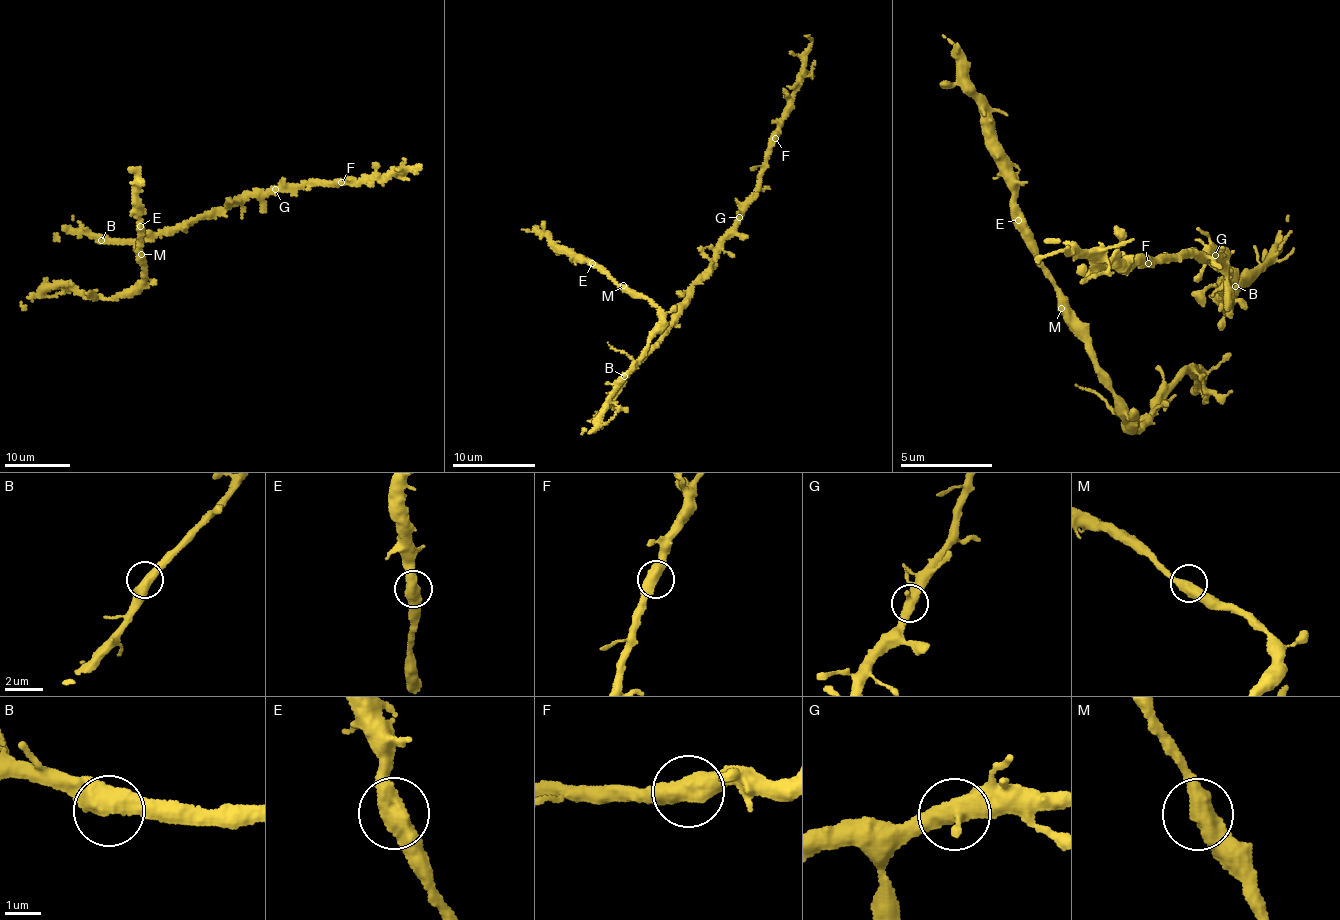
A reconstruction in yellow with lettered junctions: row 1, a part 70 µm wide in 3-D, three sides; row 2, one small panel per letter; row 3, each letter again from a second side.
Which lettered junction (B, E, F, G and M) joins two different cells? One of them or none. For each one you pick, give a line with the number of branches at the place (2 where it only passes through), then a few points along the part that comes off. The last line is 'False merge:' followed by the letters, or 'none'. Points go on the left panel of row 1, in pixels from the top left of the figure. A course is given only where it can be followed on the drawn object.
False merge: none

